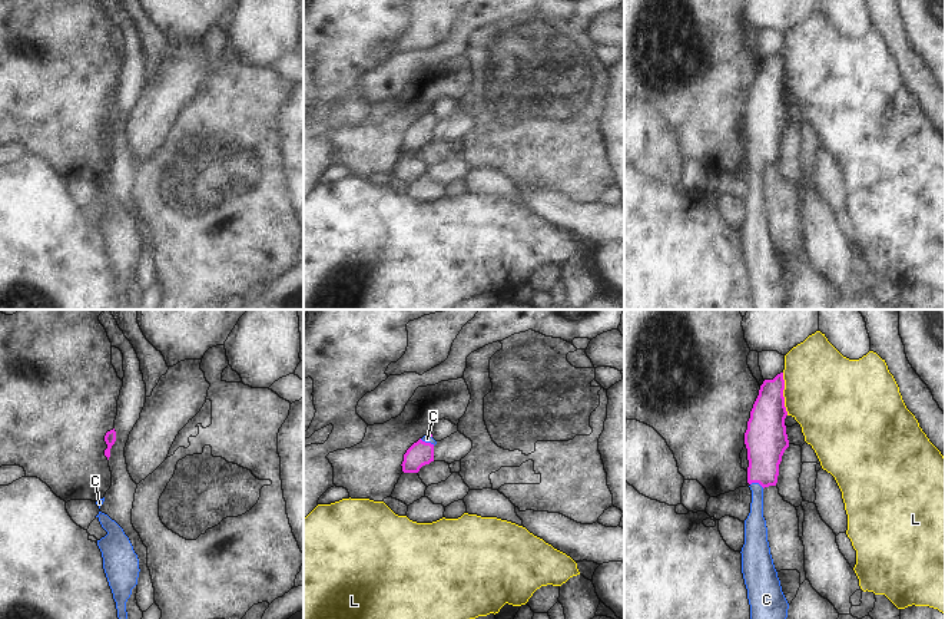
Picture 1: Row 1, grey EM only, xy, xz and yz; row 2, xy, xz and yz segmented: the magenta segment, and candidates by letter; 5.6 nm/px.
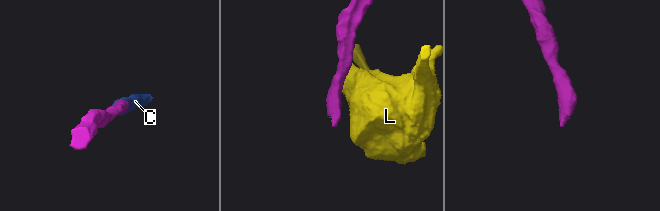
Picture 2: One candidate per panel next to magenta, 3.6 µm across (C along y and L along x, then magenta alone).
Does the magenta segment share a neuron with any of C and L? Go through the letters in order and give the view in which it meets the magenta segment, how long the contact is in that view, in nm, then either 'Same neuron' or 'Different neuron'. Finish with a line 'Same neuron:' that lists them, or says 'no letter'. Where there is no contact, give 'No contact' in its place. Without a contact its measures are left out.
C: Touches magenta in yz. Shared border 80 nm. Same neuron
L: Touches magenta in yz. Shared border 240 nm. Different neuron
Same neuron: C

